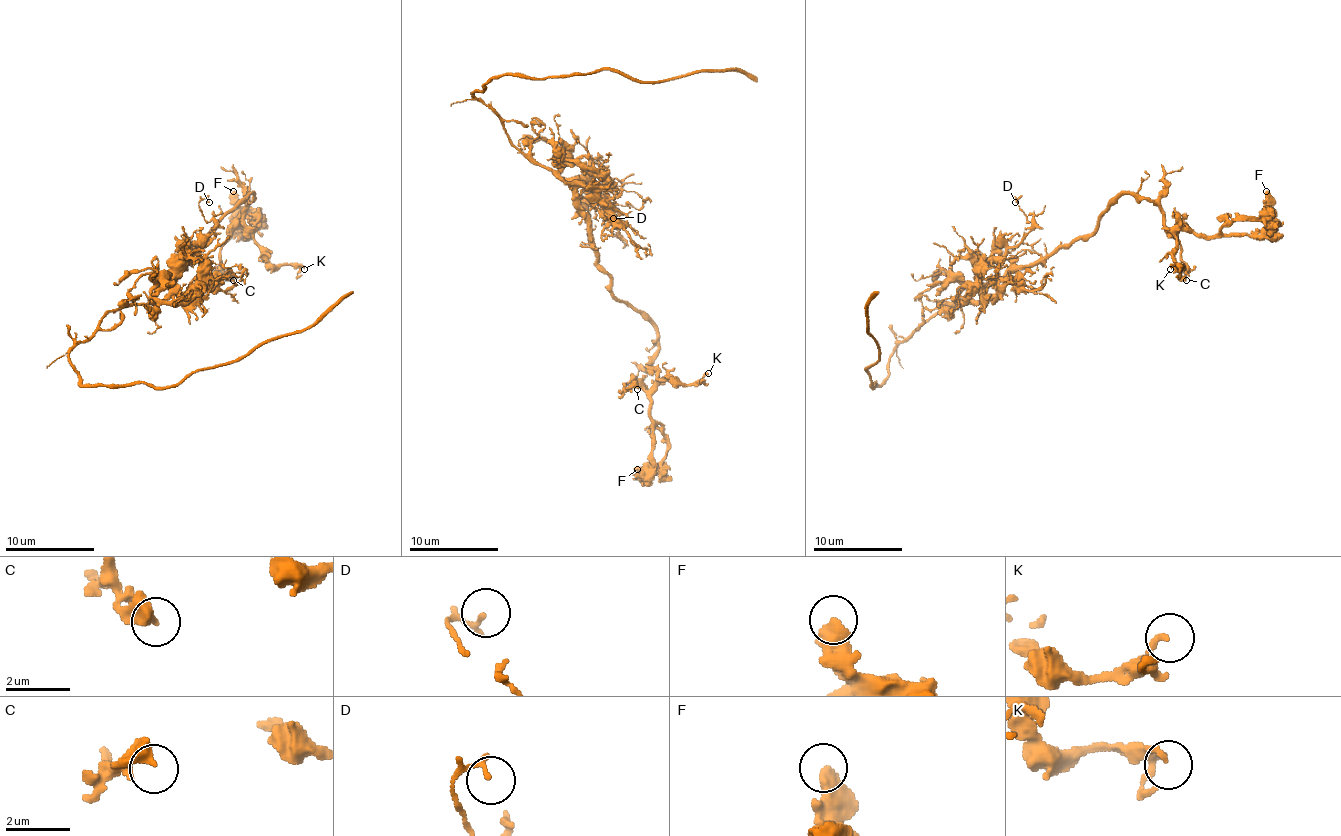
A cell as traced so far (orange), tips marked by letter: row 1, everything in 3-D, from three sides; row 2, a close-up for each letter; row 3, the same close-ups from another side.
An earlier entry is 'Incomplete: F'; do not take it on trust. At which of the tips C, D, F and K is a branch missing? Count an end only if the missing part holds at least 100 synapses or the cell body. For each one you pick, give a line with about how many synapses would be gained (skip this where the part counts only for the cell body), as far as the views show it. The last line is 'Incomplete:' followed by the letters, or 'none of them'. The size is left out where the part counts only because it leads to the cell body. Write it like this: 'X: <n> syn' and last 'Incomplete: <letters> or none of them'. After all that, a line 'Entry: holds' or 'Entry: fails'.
Incomplete: none of them
Entry: fails

